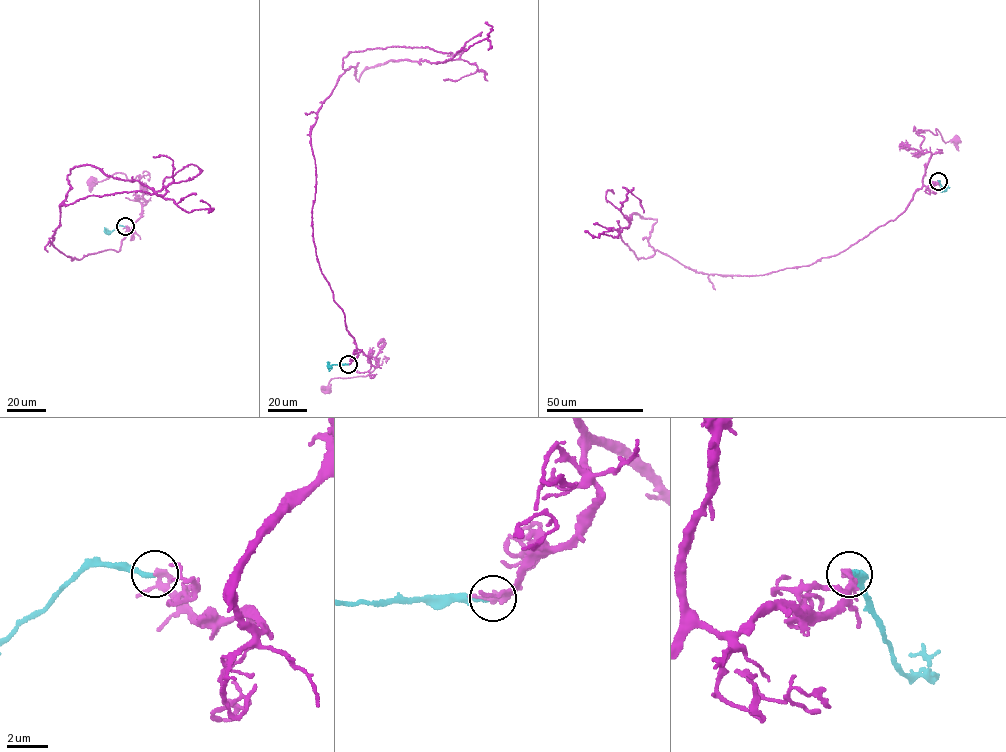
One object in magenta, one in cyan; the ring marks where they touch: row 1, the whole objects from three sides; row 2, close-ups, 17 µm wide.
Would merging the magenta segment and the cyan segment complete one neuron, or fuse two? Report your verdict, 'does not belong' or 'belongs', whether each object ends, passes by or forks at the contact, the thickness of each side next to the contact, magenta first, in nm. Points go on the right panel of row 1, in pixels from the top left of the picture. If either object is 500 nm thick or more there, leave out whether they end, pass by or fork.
belongs | magenta passes by | cyan ends | 280/220 nm

